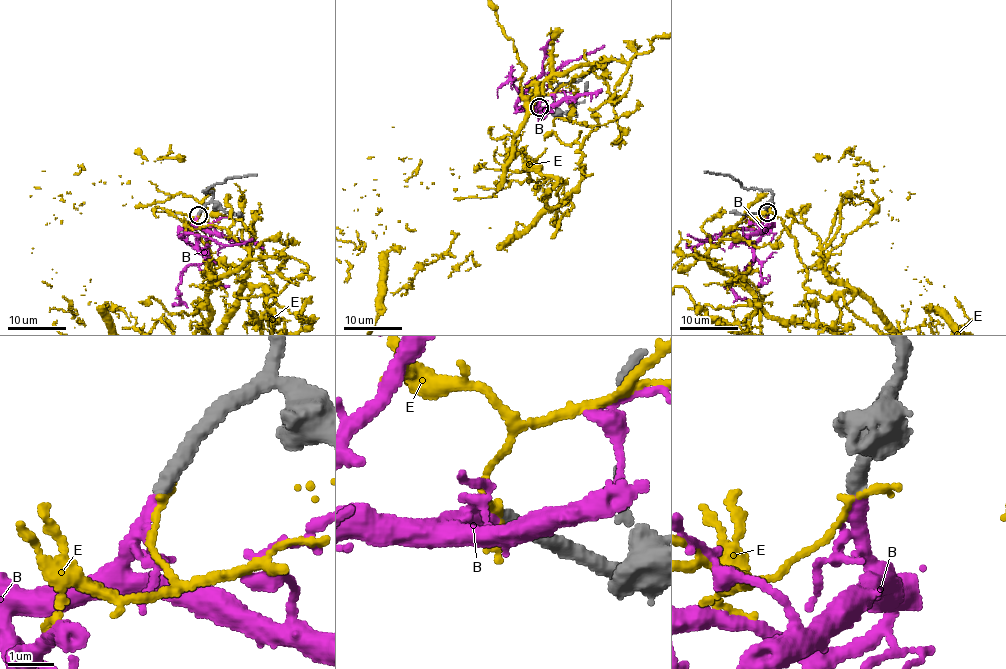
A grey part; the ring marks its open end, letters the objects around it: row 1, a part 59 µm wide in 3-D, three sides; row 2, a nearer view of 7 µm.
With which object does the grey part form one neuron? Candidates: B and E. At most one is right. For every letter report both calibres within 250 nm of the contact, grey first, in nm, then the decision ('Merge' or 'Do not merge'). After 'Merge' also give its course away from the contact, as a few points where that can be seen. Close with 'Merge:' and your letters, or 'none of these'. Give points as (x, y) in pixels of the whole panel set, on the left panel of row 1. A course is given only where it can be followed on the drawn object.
B: Thickness 340 nm (grey) against 340 nm. Merge. Its course: (198, 216), (178, 233), (206, 258), (180, 273), (177, 304), (172, 306), (174, 303)
E: Thickness 360 nm (grey) against 200 nm. Do not merge
Merge: B

